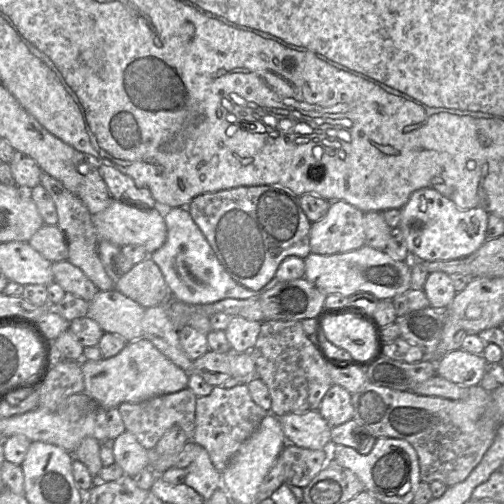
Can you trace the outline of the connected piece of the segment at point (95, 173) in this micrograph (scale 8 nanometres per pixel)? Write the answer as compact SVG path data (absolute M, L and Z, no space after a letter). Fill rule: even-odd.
M81 163L78 166L78 171L84 175L79 198L86 205L91 215L105 210L114 199L112 199L98 168L88 163Z

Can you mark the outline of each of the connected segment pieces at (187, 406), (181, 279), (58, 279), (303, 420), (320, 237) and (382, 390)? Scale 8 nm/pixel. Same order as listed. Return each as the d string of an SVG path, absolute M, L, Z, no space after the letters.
M187 387L178 392L153 397L140 403L121 403L118 410L126 431L133 434L145 449L151 450L165 432L174 426L179 426L185 432L188 441L194 441L197 397Z
M186 207L164 209L164 220L167 228L166 241L149 256L160 268L171 296L175 299L187 304L205 305L227 298L259 298L278 283L278 279L274 276L261 289L251 290L236 282L222 267Z
M68 260L52 263L52 271L54 281L66 293L73 294L90 302L99 291L83 271Z
M318 410L292 412L278 418L287 443L311 450L330 450L332 427Z
M331 201L327 213L311 223L311 253L332 255L365 245L364 212L343 201Z
M367 382L351 394L353 419L376 439L406 440L417 452L421 481L440 481L449 487L470 475L494 441L499 425L490 393L479 384L469 387L465 399L450 400Z

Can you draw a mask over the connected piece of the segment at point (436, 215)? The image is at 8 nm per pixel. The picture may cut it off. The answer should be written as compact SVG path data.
M421 188L401 208L400 229L411 260L447 261L466 258L487 240L488 212L477 207L461 210L454 202L432 188Z

